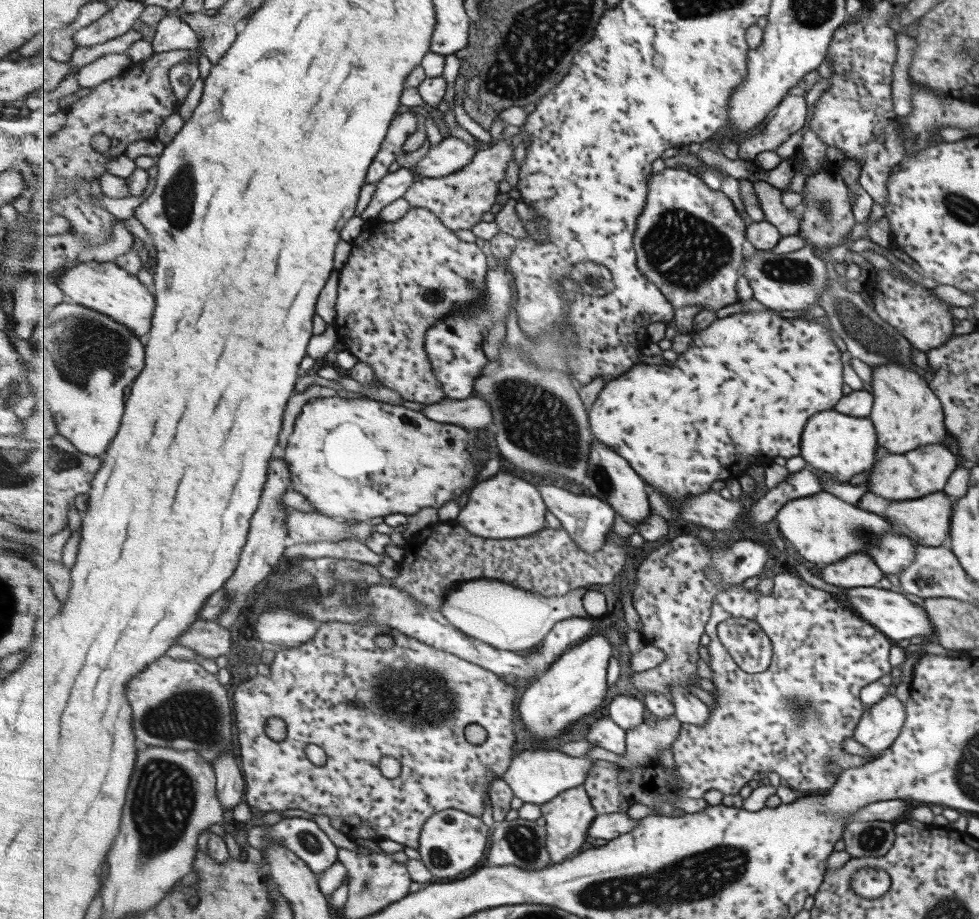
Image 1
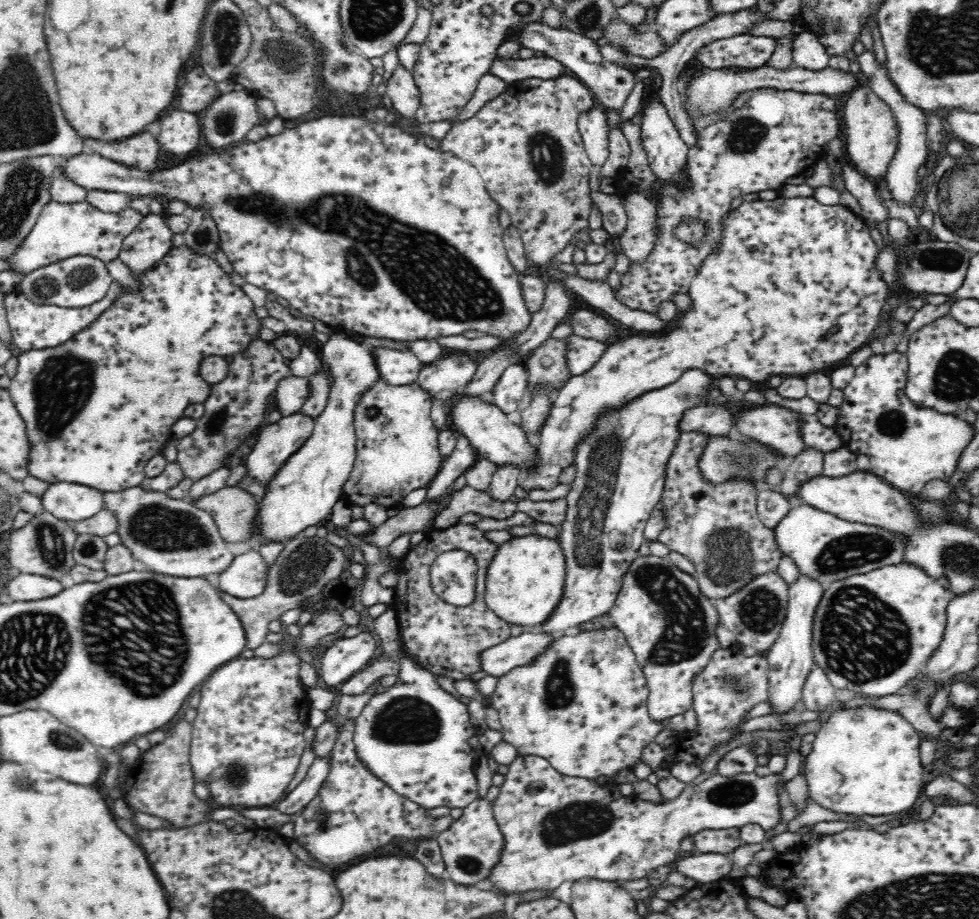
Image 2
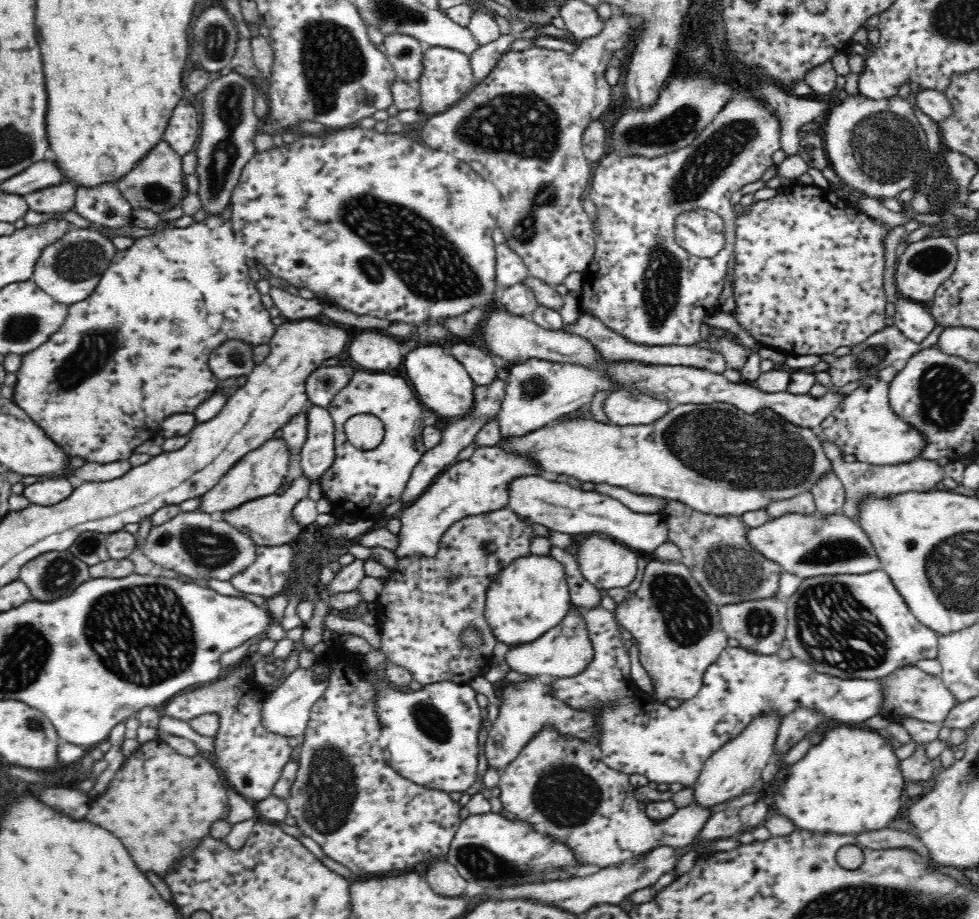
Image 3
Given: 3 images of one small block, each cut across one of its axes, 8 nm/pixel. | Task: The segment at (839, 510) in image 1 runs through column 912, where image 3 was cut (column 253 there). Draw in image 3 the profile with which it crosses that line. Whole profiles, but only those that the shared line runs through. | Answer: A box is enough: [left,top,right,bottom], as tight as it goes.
[143,511,256,581]

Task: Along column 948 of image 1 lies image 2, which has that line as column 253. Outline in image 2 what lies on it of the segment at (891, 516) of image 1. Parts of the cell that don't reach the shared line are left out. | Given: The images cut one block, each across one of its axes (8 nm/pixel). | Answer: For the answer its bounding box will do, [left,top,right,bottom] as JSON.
[190,486,258,542]

